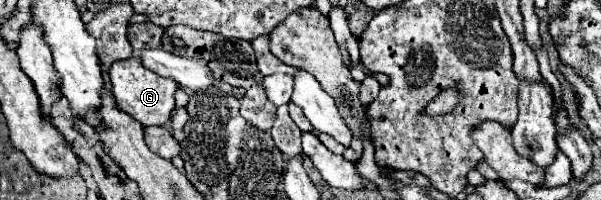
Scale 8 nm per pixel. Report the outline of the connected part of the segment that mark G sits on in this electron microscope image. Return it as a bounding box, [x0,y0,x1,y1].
[109,57,177,125]

